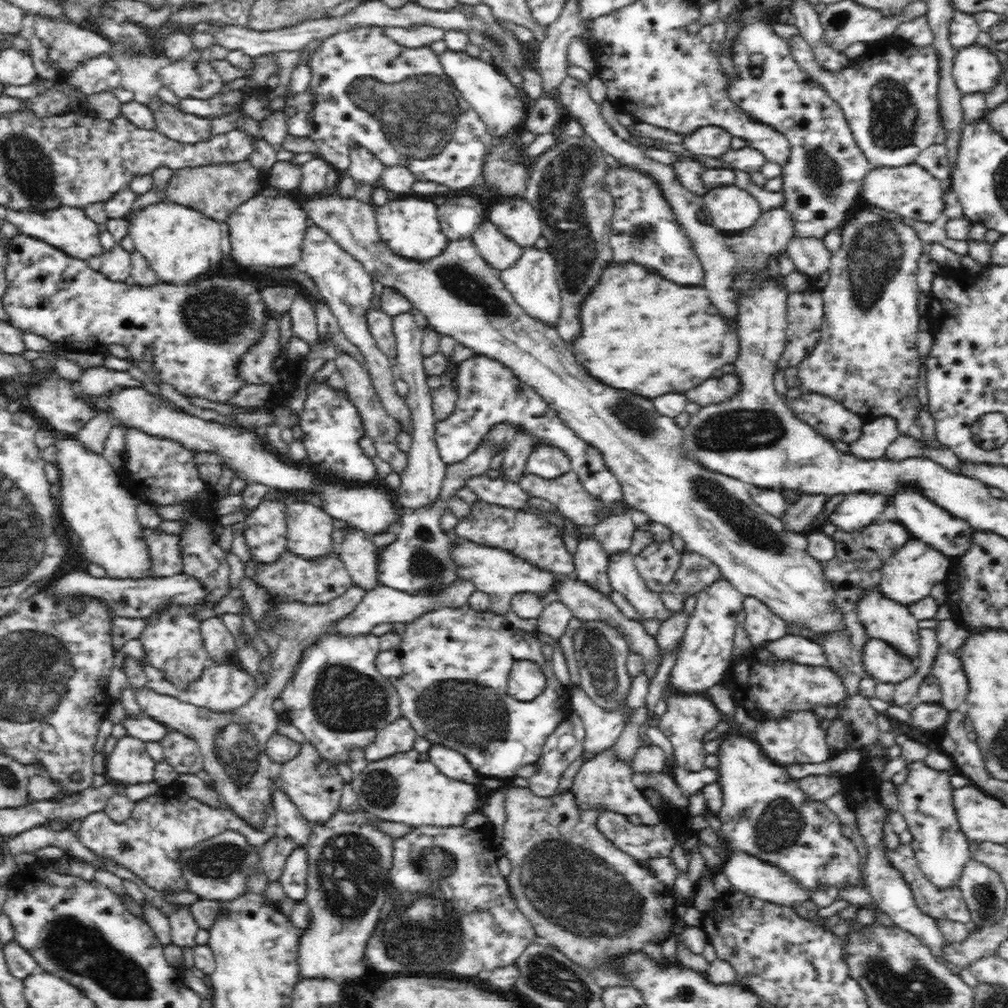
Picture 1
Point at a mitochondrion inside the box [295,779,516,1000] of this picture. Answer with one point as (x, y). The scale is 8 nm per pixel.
(349, 867)

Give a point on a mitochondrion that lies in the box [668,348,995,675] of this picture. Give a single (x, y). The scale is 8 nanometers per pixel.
(735, 429)

